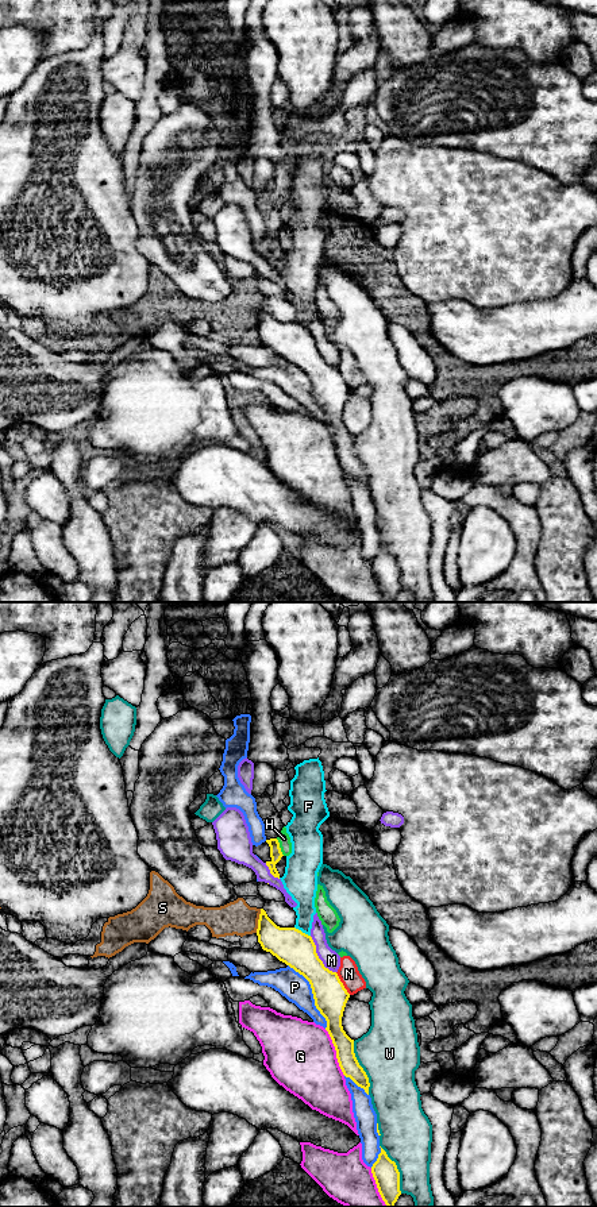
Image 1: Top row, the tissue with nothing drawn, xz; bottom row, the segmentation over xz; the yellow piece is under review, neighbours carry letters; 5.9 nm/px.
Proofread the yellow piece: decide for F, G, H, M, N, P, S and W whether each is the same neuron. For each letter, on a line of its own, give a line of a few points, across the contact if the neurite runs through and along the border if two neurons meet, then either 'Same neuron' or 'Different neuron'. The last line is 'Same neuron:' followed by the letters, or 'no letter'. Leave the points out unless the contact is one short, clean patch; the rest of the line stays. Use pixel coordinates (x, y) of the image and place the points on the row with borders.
F: Different neuron
G: Different neuron
H: Line: xz (276, 839), (284, 855). Different neuron
M: Different neuron
N: Line: xz (335, 972), (350, 994). Different neuron
P: Different neuron
S: Line: xz (261, 909), (255, 932). Different neuron
W: Different neuron
Same neuron: no letter

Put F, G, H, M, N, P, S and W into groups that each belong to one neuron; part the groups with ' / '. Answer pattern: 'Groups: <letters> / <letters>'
Groups: F / G / H N / M / P / S / W

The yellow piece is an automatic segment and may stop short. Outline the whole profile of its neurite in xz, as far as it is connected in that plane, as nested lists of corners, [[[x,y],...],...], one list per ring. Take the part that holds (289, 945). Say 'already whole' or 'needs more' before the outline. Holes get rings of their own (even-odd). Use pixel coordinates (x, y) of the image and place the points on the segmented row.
already whole; [[[261,909],[257,936],[263,950],[270,952],[309,982],[315,1006],[327,1021],[326,1030],[335,1046],[343,1075],[369,1095],[369,1077],[355,1057],[354,1040],[346,1034],[342,1026],[350,994],[338,973],[324,967],[311,936],[296,928],[277,926],[263,909]]]

